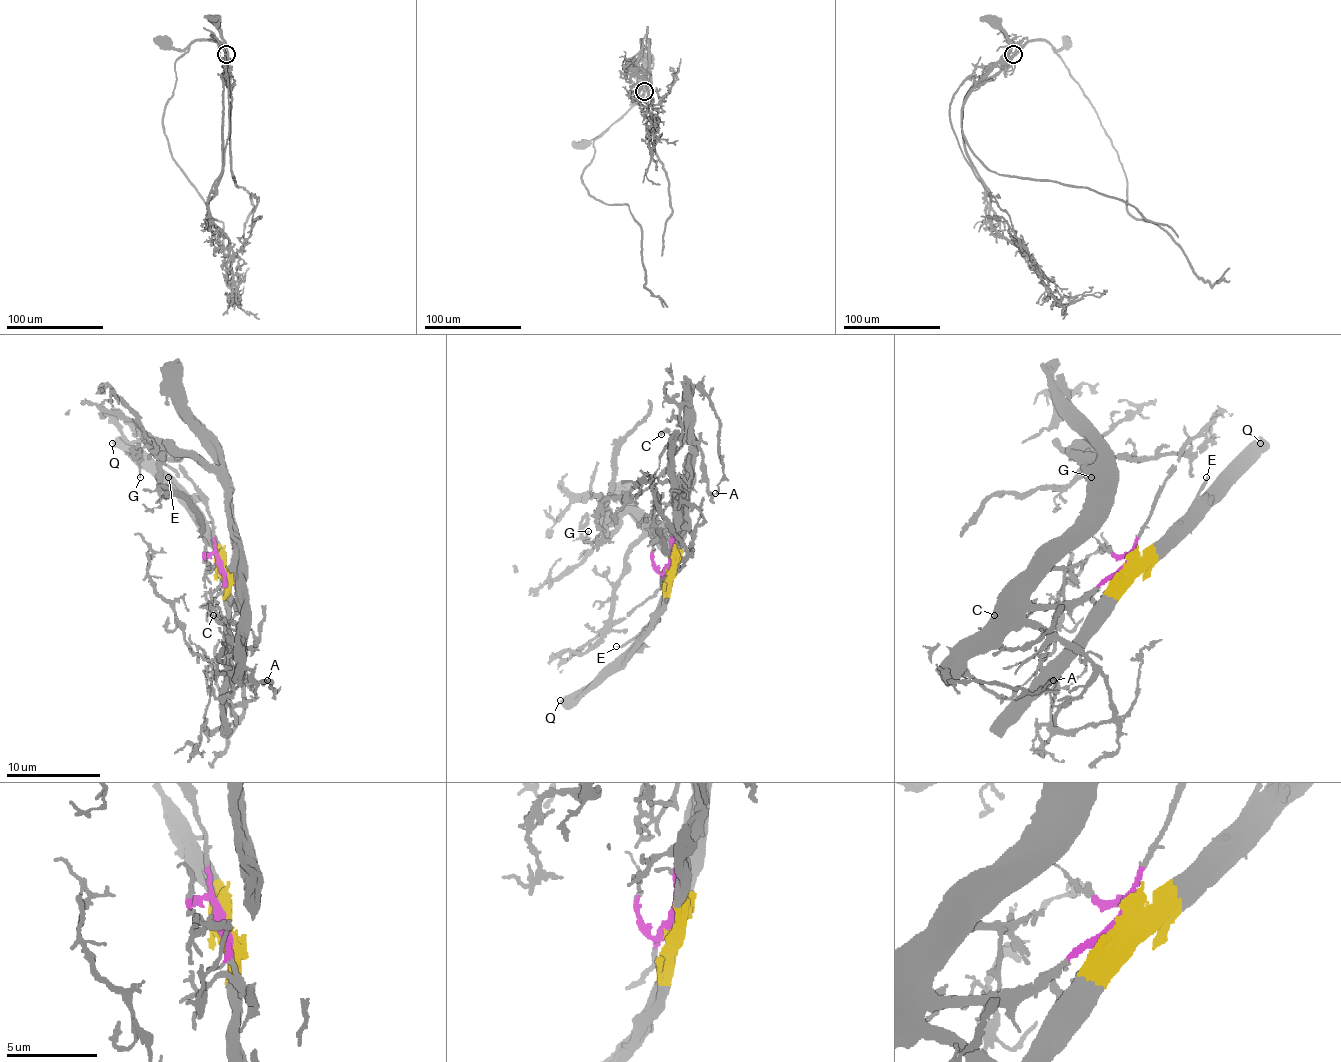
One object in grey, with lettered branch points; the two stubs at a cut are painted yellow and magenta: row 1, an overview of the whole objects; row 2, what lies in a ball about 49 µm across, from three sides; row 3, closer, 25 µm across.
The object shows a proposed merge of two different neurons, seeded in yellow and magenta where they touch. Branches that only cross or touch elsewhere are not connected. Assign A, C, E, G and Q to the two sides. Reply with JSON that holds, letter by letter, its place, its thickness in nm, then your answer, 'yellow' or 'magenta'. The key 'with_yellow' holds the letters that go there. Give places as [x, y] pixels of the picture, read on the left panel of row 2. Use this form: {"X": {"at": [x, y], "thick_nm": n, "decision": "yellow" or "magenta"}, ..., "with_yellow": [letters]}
{"A": {"at": [267, 680], "thick_nm": 180, "decision": "magenta"}, "C": {"at": [213, 615], "thick_nm": 220, "decision": "magenta"}, "E": {"at": [168, 477], "thick_nm": 200, "decision": "yellow"}, "G": {"at": [140, 477], "thick_nm": 110, "decision": "magenta"}, "Q": {"at": [112, 443], "thick_nm": 600, "decision": "yellow"}, "with_yellow": ["E", "Q"]}

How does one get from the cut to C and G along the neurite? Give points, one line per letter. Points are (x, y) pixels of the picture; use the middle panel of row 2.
C: (670, 566), (670, 537), (682, 519), (682, 481), (686, 476), (691, 450), (679, 434), (660, 434)
G: (670, 566), (686, 469), (686, 495), (672, 526), (658, 528), (637, 512), (590, 542), (587, 530)

